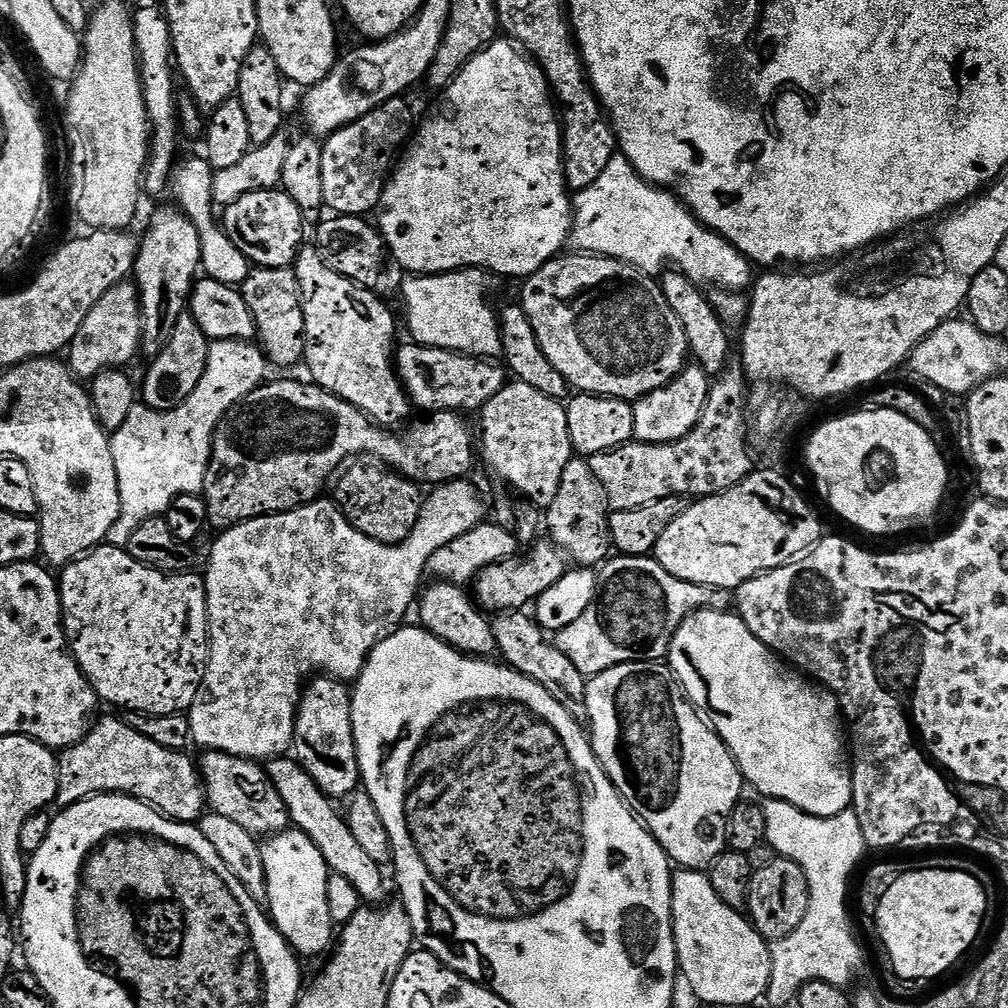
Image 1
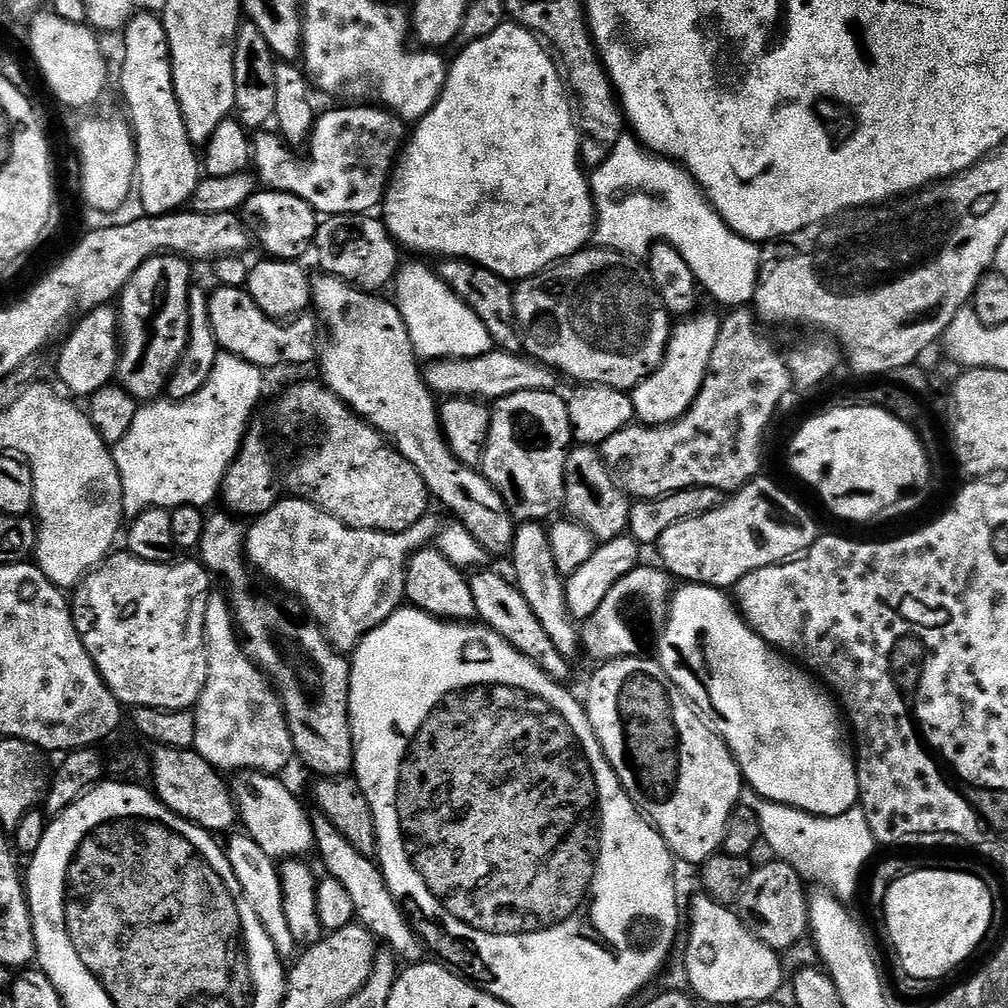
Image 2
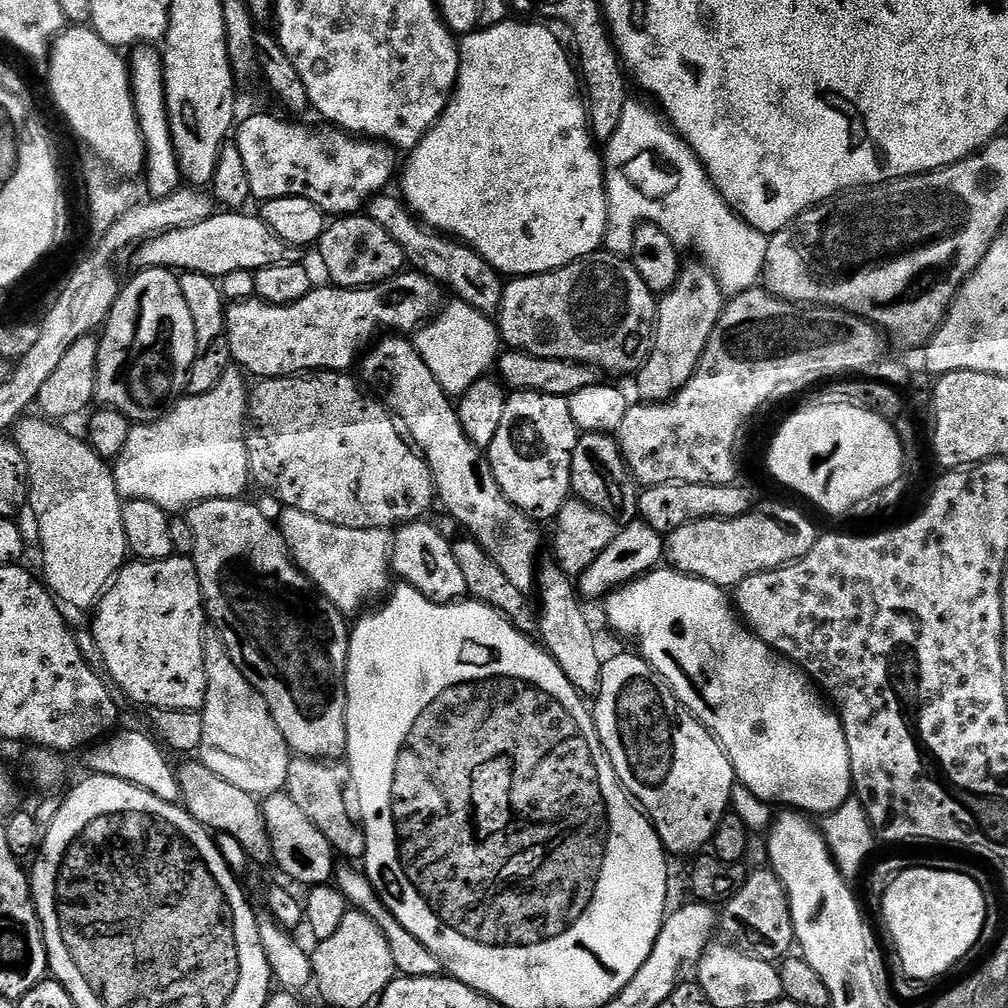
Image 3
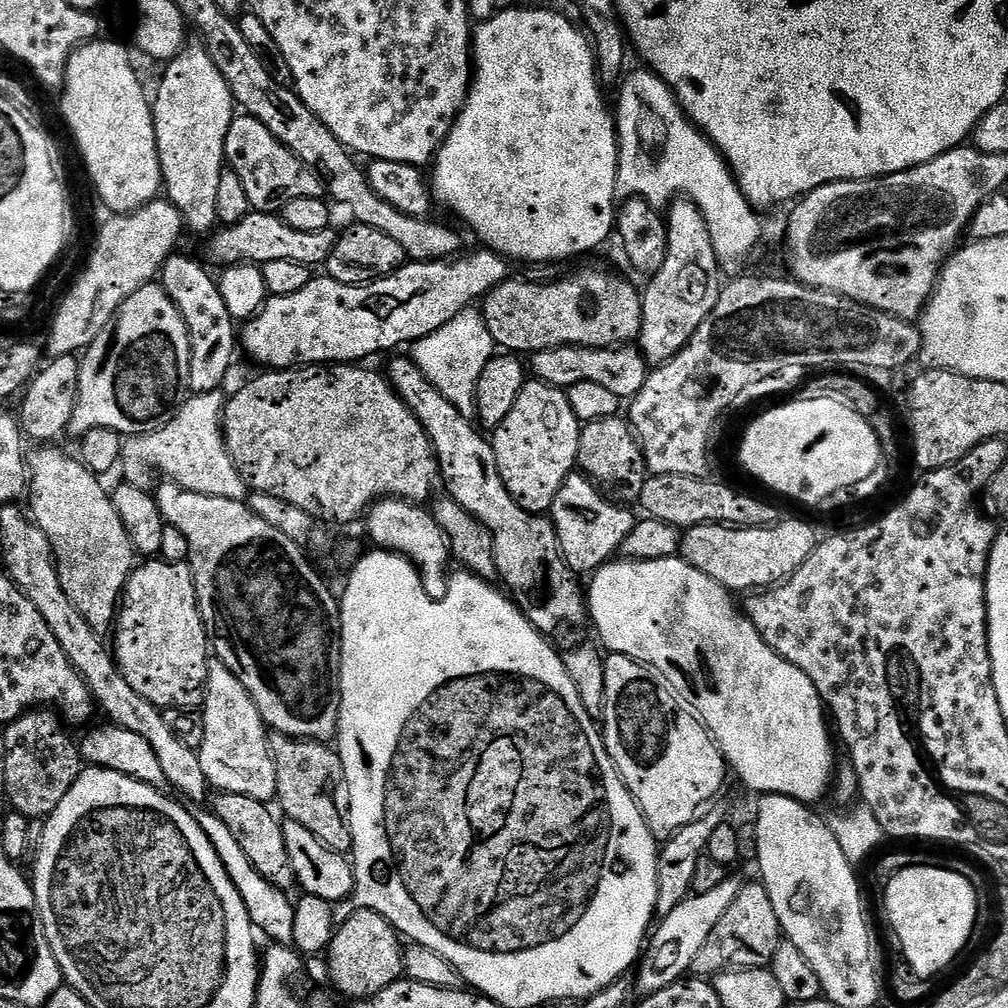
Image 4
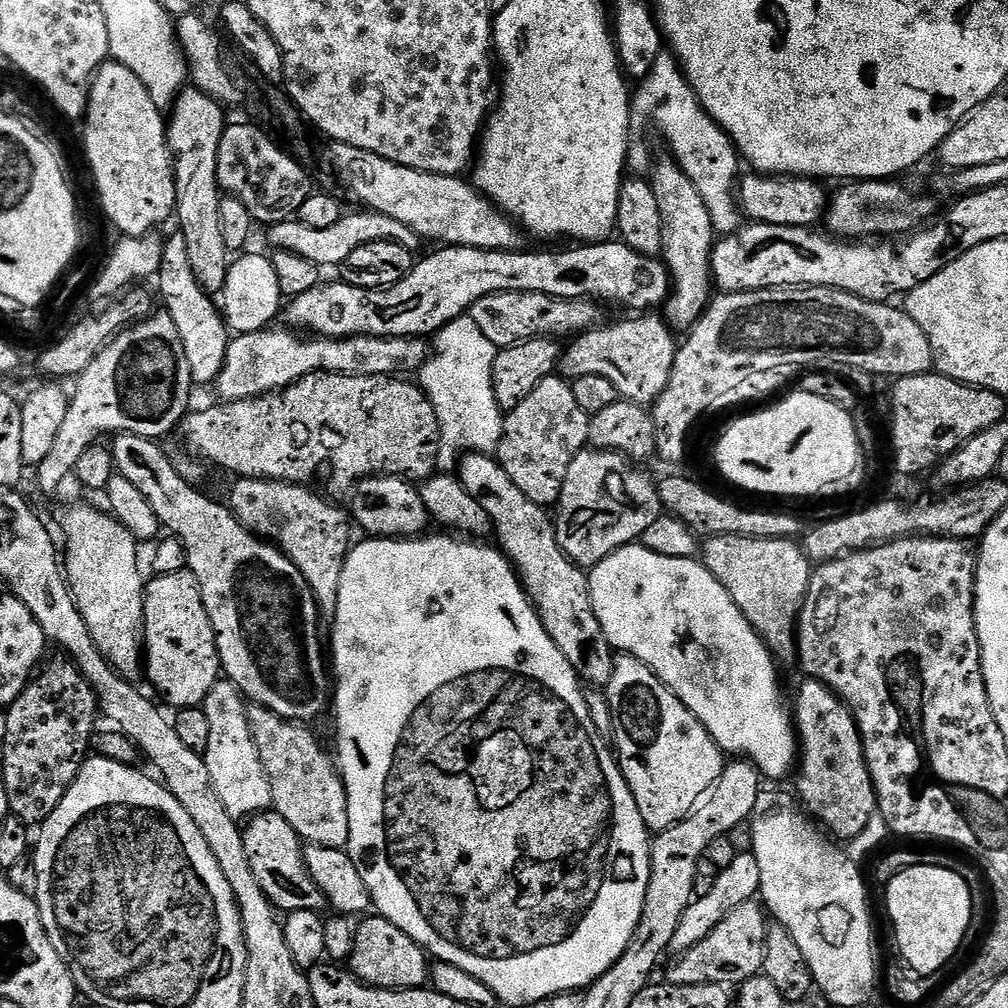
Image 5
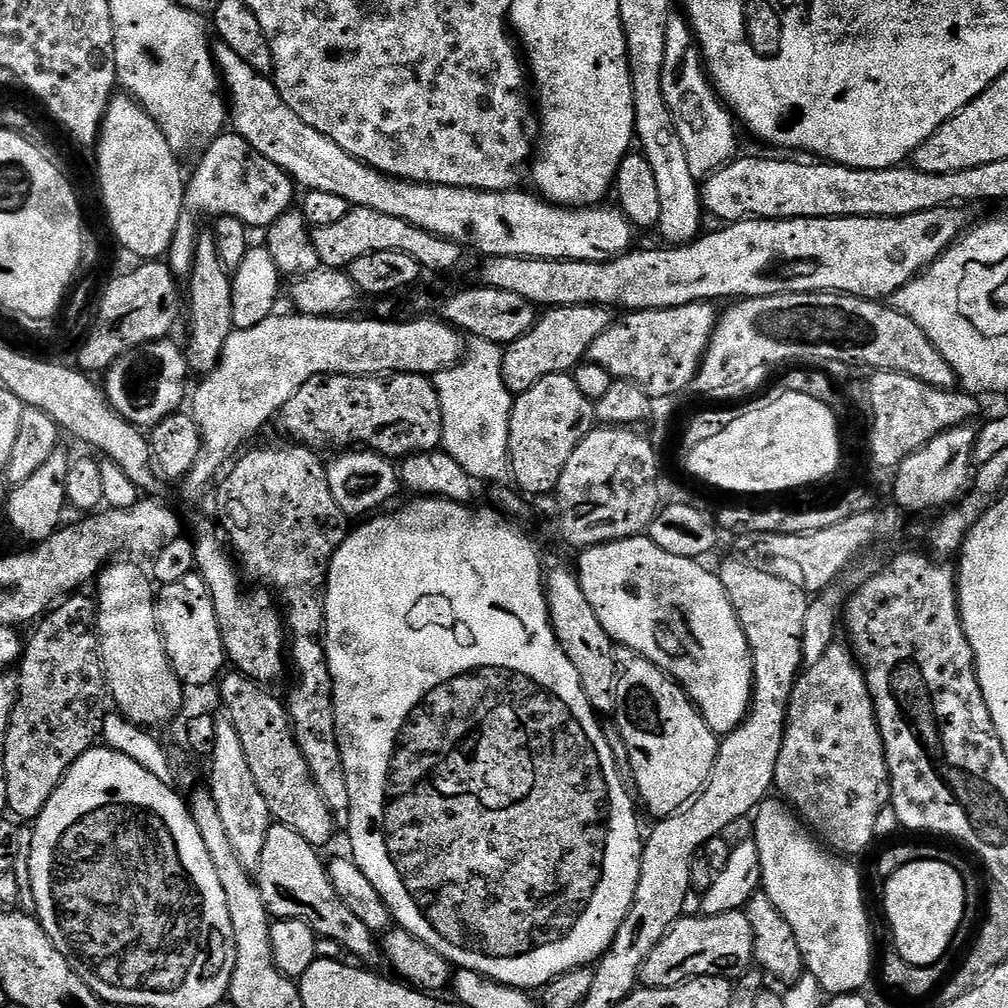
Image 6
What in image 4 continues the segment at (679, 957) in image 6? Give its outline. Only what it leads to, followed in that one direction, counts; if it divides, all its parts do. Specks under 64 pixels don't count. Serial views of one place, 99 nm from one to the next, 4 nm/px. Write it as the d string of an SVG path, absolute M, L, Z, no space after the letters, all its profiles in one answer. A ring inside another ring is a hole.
M745 883L740 889L738 898L734 898L730 910L722 914L718 926L710 930L710 938L706 938L706 946L698 950L698 958L694 958L692 972L700 978L715 978L721 972L743 970L745 968L762 968L771 965L774 950L778 950L782 933L778 914L774 911L774 902L770 902L770 894L763 883Z

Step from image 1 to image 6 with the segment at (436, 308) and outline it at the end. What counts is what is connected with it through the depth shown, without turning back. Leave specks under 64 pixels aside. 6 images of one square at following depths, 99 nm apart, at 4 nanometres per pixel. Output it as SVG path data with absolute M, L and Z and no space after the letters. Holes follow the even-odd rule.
M475 338L469 339L466 344L466 351L459 364L453 368L447 368L436 373L434 383L436 393L438 394L438 402L442 406L442 441L443 451L450 454L450 458L454 458L454 462L458 462L458 466L462 466L462 470L466 470L466 474L470 474L477 482L489 480L492 486L499 485L501 482L507 481L510 476L510 465L508 463L508 443L510 442L510 414L512 413L513 393L508 391L508 387L502 382L502 358L504 357L504 348L501 345L490 342L489 340L478 340Z

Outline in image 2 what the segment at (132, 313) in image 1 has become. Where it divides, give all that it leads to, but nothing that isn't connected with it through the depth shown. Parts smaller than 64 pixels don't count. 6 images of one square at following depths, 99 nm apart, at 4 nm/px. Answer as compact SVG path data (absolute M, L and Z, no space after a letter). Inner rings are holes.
M101 304L87 309L80 318L76 329L60 348L56 372L61 382L73 392L73 397L91 398L95 392L113 383L116 375L116 366L120 361L120 314L112 304Z

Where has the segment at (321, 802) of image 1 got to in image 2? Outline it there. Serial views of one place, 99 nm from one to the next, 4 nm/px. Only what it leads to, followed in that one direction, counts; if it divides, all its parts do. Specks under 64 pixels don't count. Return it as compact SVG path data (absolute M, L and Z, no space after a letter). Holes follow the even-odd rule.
M313 815L311 822L312 833L316 839L315 855L320 855L322 864L326 868L325 873L342 882L342 886L346 886L350 894L350 902L354 902L356 920L368 929L381 945L387 946L393 956L408 964L421 963L426 956L426 945L408 923L400 903L390 894L384 876L380 873L379 863L354 850L354 846L350 846L350 842L340 833L338 826L331 824L326 817Z

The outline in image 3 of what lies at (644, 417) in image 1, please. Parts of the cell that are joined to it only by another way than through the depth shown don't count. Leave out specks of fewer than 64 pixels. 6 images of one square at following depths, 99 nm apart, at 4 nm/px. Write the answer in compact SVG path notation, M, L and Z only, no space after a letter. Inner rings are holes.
M703 262L695 263L685 263L672 290L659 297L652 350L648 354L648 361L634 376L641 401L669 400L686 386L686 382L690 382L706 350L706 342L710 342L710 334L714 326L718 326L718 318L724 312L726 296L721 292L714 274Z

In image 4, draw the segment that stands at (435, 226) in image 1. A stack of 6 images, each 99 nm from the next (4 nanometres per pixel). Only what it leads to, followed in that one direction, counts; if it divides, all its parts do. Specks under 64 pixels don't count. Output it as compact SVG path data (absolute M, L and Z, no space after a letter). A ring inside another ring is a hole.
M513 6L500 11L497 11L489 20L483 21L475 29L472 37L472 58L474 61L474 67L472 69L472 87L468 90L468 97L464 103L464 108L460 112L460 116L456 119L456 124L450 130L450 134L446 138L446 142L440 147L439 152L436 154L434 163L431 165L430 171L430 187L432 189L432 199L437 205L440 204L444 208L449 208L478 239L481 240L483 247L490 252L497 252L499 256L504 257L509 262L515 262L515 260L521 260L524 264L548 264L551 260L568 260L571 256L580 256L583 252L592 252L599 244L604 244L608 240L608 235L613 235L614 225L616 222L616 214L618 211L618 189L616 187L616 171L620 165L620 142L616 135L616 117L613 109L604 101L605 89L602 87L600 78L596 74L596 58L592 55L592 46L589 37L585 35L579 27L575 28L570 21L567 20L559 11L556 10L541 10L539 7L533 6L533 8L519 8L519 6Z

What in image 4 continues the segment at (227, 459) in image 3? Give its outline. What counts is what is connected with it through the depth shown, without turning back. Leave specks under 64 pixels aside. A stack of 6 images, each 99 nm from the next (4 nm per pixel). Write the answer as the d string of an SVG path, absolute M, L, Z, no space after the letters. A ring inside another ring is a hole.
M220 390L193 395L184 401L184 404L180 407L180 413L166 426L162 426L156 432L147 432L145 436L127 437L124 440L124 449L119 462L122 472L124 468L123 479L139 488L148 488L151 485L152 472L161 472L165 481L182 486L194 494L244 500L249 495L250 489L247 482L238 474L224 441L222 421L225 403L225 393Z

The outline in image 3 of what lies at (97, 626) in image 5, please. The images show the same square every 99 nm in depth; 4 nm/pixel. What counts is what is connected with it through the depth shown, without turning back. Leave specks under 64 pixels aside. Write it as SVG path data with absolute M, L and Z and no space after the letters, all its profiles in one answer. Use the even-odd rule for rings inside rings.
M21 419L15 425L14 439L28 467L28 498L30 508L36 511L40 556L44 559L43 583L61 605L95 609L104 589L112 583L130 556L126 530L122 530L124 505L116 488L116 479L112 476L112 468L89 446L87 439L80 437L79 440L47 419L28 419Z

